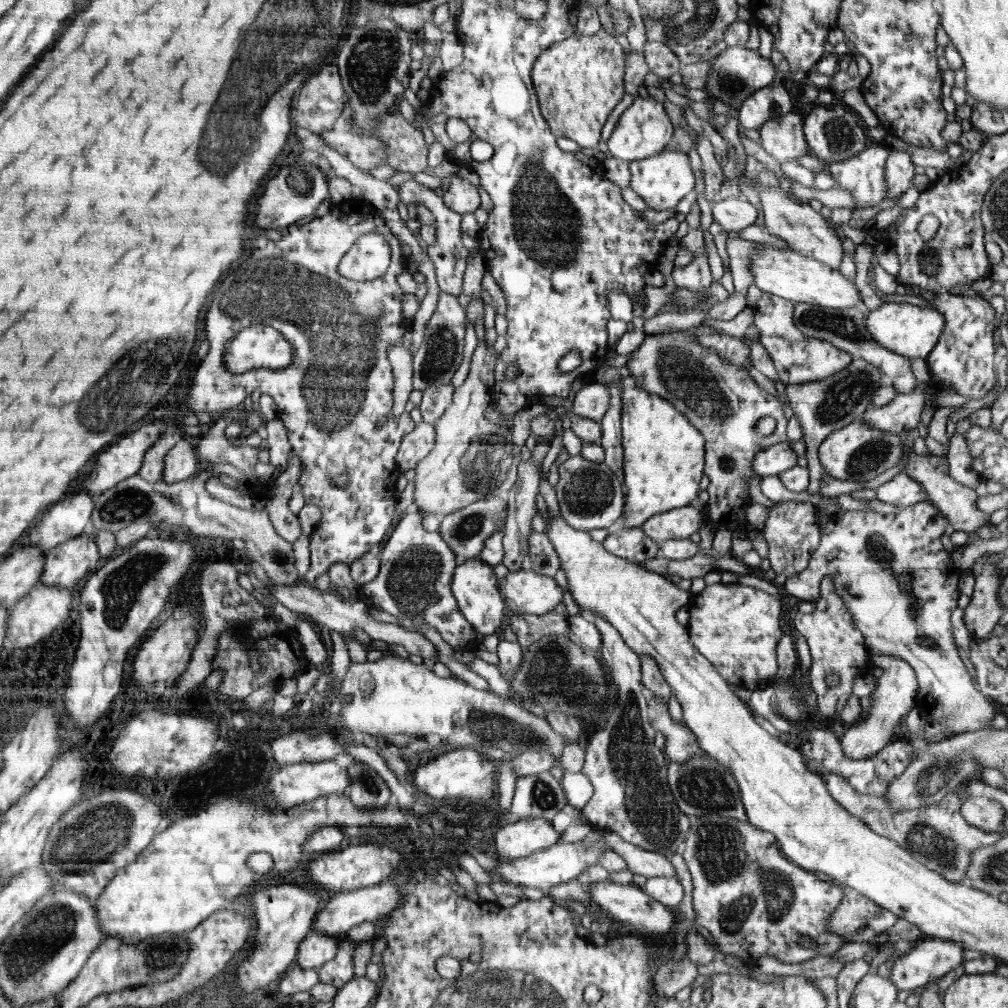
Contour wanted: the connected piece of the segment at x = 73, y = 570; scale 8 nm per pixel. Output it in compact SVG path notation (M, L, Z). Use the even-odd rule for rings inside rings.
M90 526L79 537L56 546L46 554L46 565L39 583L44 586L62 586L70 593L76 584L96 568L100 554L96 550L96 528Z

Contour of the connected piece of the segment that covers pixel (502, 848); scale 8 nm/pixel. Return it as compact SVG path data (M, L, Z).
M544 818L502 824L496 832L495 852L505 860L527 857L556 844L560 835Z

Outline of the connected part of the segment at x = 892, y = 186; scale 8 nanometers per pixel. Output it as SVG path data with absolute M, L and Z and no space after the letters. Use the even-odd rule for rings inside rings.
M892 151L884 167L884 182L886 182L886 198L900 198L912 183L914 164L907 153Z

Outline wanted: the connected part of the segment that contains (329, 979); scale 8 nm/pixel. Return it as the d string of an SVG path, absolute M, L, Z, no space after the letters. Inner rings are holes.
M345 941L333 958L317 970L319 983L334 986L336 989L344 987L350 980L353 980L353 948L355 941Z

